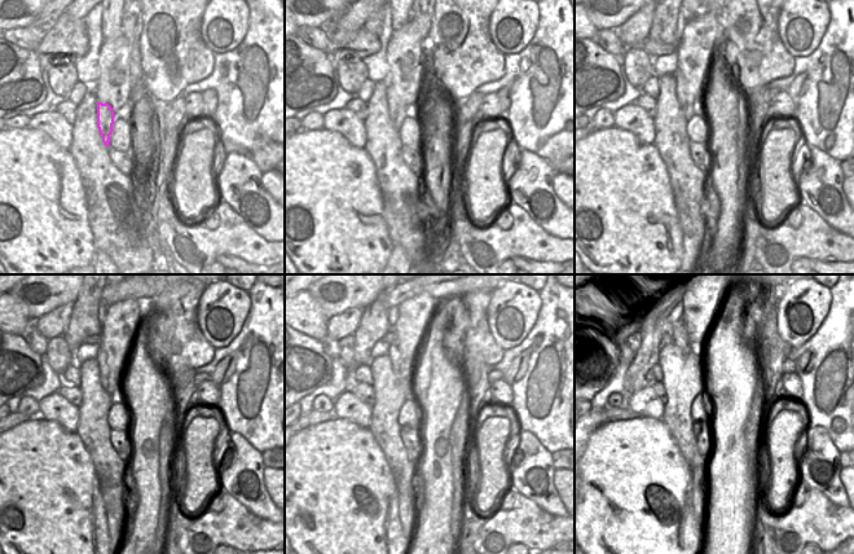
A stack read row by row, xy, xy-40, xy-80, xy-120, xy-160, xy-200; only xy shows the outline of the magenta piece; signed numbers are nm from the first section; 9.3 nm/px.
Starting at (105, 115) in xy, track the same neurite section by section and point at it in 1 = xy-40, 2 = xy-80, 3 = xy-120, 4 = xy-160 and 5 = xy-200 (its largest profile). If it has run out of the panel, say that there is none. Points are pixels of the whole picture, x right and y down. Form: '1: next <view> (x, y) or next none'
1: next xy-40 (396, 109)
2: next xy-80 (686, 99)
3: next xy-120 (106, 378)
4: next xy-160 (394, 355)
5: next xy-200 (679, 337)

